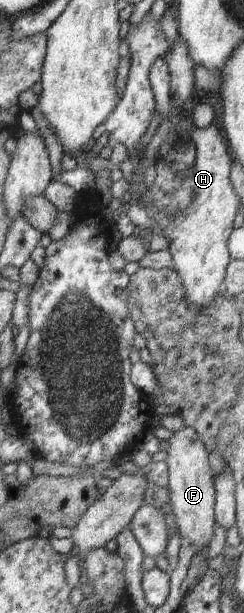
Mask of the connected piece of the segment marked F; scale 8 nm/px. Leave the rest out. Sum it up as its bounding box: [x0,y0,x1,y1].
[164,427,215,552]

